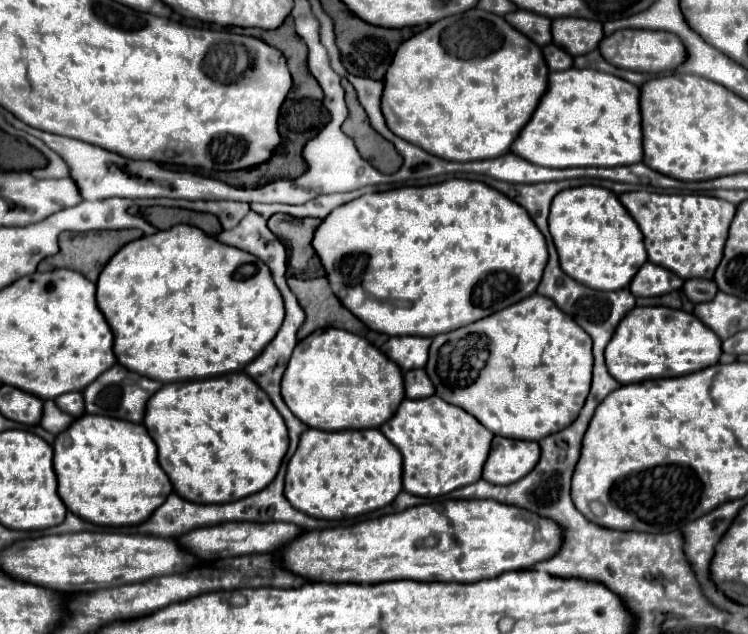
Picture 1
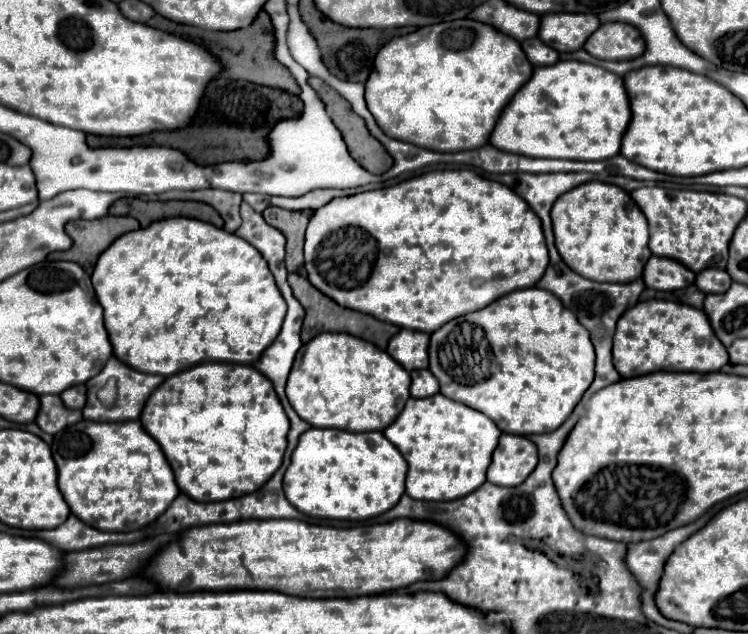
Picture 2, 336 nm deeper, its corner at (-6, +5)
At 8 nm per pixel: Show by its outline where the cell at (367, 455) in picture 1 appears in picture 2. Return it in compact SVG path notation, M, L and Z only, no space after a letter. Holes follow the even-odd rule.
M310 427L300 435L300 443L292 455L292 463L284 473L284 493L286 499L302 513L310 517L322 519L348 519L348 521L362 521L384 511L392 509L400 497L404 495L404 475L408 465L404 457L382 433L368 431L368 433L348 433L340 429L316 429Z

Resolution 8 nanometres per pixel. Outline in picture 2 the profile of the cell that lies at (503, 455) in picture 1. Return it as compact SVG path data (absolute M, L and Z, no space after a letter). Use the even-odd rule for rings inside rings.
M504 433L494 449L486 477L494 485L516 487L534 471L536 463L536 445L528 437Z

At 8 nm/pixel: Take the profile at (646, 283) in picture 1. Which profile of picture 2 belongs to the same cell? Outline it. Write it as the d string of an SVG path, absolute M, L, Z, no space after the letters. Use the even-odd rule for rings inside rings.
M650 257L646 267L644 267L644 283L650 289L658 291L674 291L674 289L684 289L694 283L694 273L688 271L682 263L676 263L674 259L666 257Z

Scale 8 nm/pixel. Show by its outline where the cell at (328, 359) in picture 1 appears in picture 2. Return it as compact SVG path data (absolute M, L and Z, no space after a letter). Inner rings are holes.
M320 333L302 347L300 363L294 363L290 371L286 395L294 411L312 427L330 427L344 431L382 431L396 419L410 397L410 375L396 363L386 351L378 349L370 341L358 339L348 333Z

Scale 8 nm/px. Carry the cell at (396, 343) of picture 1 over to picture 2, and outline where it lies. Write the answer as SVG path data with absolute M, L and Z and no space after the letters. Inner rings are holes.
M402 329L388 343L388 353L406 369L426 369L428 367L428 341L430 337L420 331Z

